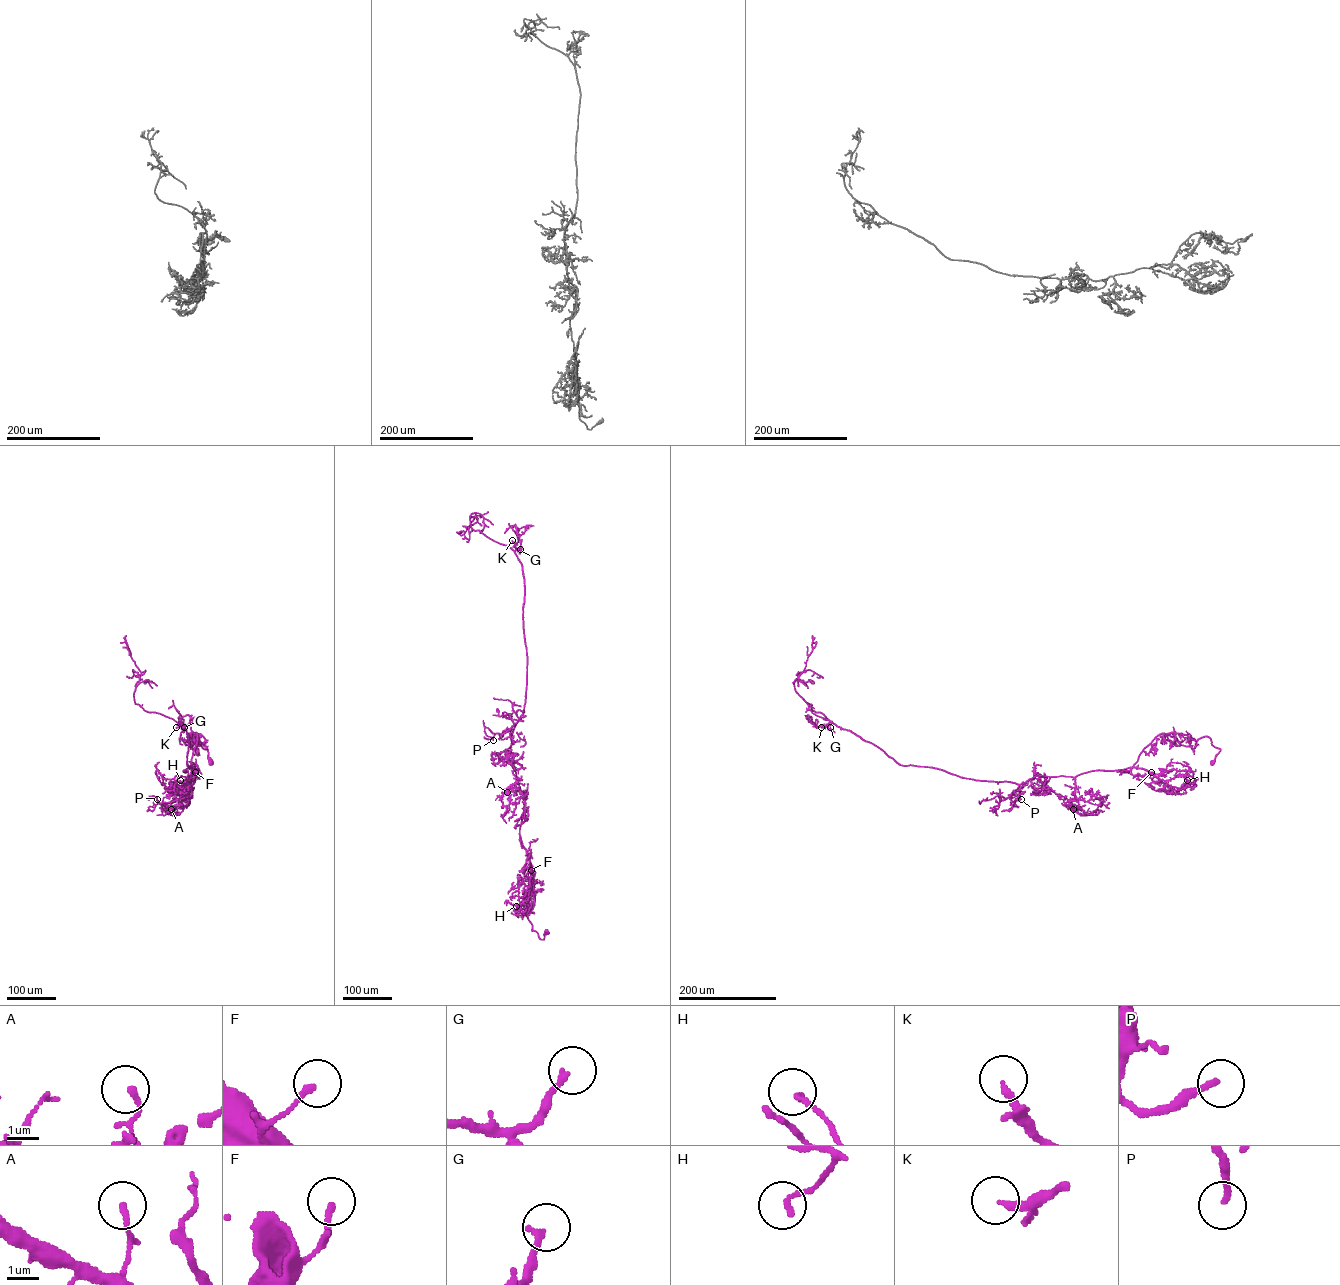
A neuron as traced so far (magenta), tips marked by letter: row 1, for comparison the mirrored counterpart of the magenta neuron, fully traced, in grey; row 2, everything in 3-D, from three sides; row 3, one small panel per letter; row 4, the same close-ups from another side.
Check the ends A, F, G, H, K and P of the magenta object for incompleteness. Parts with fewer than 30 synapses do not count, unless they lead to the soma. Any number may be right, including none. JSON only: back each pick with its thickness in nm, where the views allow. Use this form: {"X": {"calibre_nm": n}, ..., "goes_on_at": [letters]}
{"G": {"calibre_nm": 200}, "K": {"calibre_nm": 220}, "goes_on_at": ["G", "K"]}

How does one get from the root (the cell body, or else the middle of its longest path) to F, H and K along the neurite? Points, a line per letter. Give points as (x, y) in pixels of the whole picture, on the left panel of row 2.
F: (210, 761), (208, 751), (196, 742), (196, 736), (189, 739), (191, 735), (197, 733), (190, 765), (195, 772)
H: (210, 761), (196, 736), (189, 739), (191, 735), (197, 733), (190, 765), (194, 782), (187, 788), (180, 780)
K: (210, 761), (191, 735), (188, 774), (175, 784), (191, 770), (186, 730), (176, 727)

